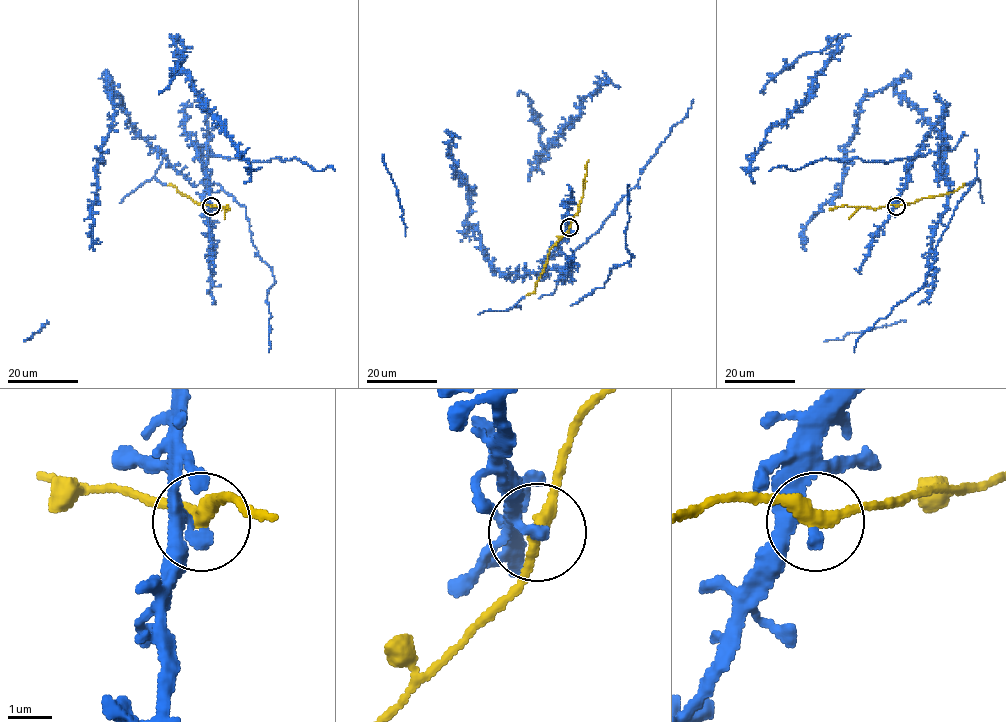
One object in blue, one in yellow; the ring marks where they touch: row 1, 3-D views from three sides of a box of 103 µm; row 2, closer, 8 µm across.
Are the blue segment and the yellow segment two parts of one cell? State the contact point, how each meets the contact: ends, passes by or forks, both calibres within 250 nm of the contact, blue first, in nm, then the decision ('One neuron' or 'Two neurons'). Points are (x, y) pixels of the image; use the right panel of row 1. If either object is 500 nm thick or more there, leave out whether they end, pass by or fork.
Place: (896, 206). At the ring blue ends. At the ring yellow passes by. Thickness 280 nm (blue) against 320 nm. One neuron

